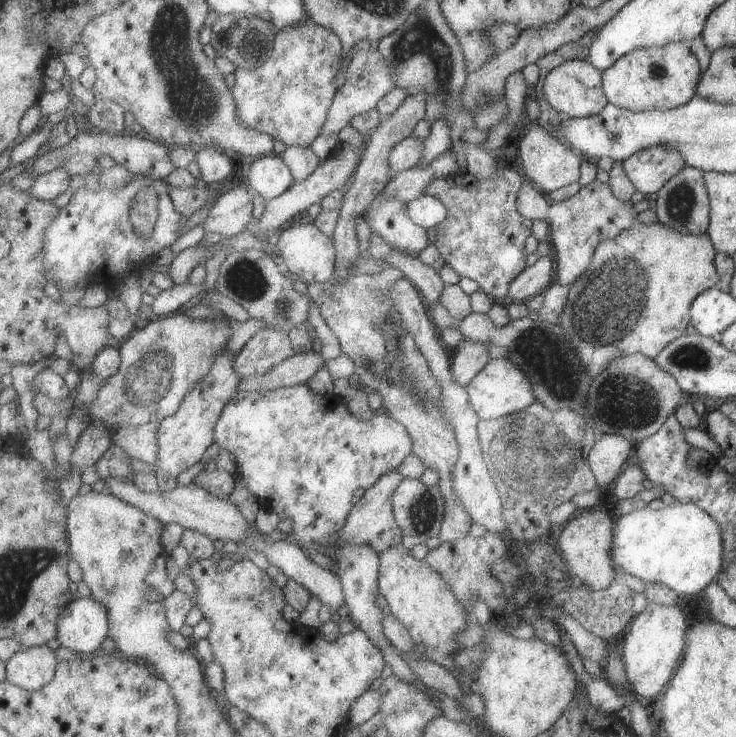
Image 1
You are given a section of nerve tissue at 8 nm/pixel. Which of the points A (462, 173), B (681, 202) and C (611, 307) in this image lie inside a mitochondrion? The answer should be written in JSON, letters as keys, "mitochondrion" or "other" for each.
{"A":"other","B":"mitochondrion","C":"mitochondrion"}

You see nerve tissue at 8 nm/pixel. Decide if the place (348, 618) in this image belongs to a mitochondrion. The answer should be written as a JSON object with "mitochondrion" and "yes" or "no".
{"mitochondrion":"no"}

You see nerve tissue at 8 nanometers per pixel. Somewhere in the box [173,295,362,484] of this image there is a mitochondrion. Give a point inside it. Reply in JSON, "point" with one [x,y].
{"point":[202,313]}

